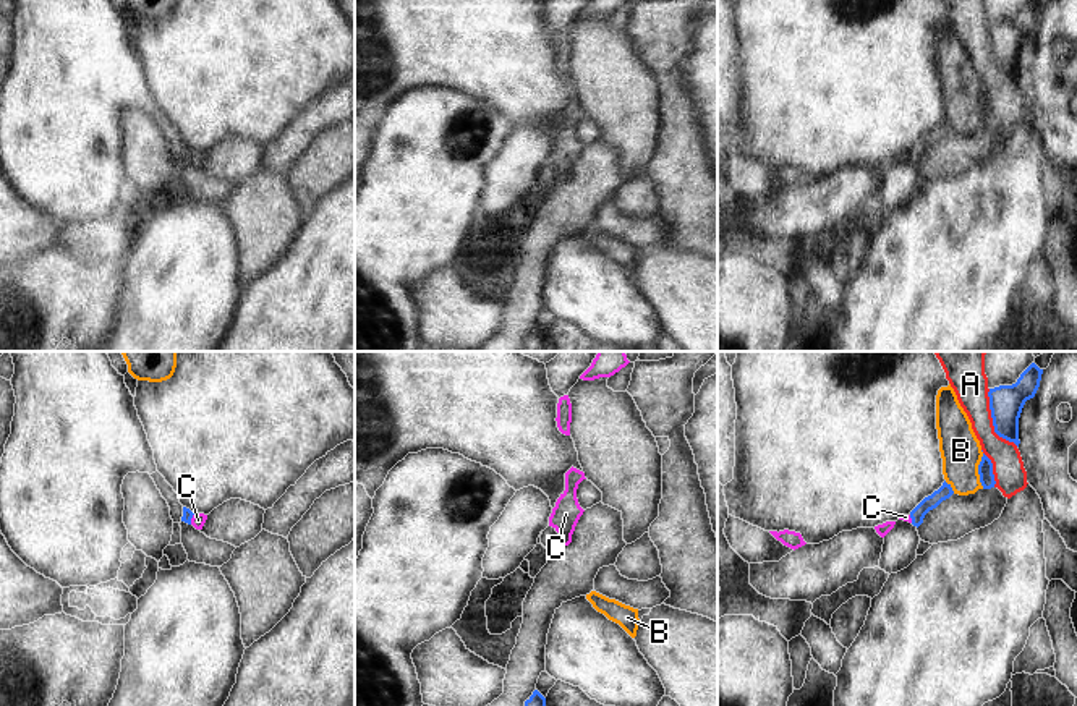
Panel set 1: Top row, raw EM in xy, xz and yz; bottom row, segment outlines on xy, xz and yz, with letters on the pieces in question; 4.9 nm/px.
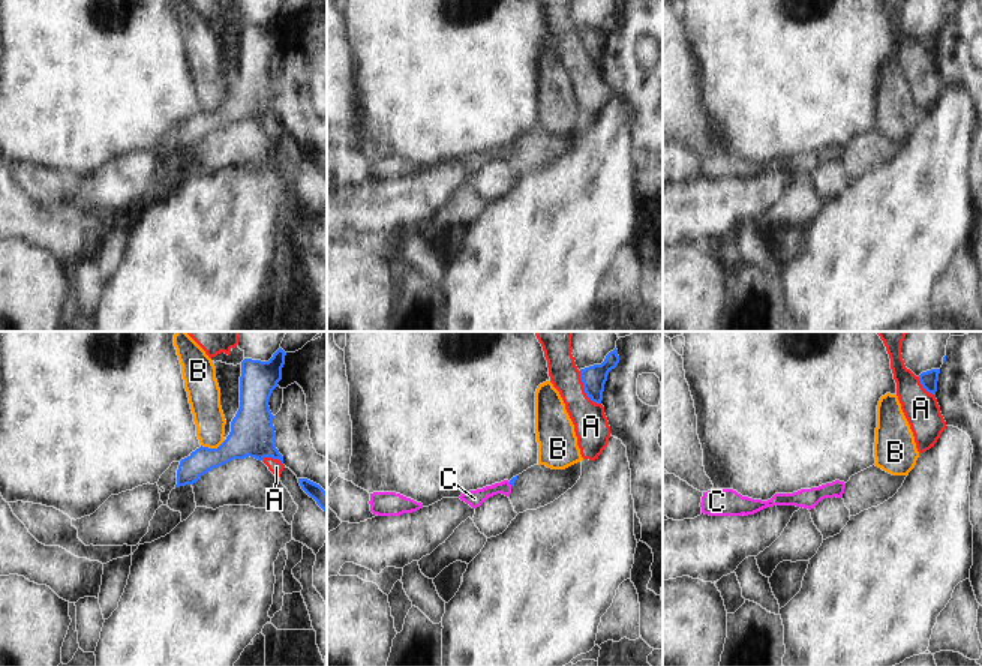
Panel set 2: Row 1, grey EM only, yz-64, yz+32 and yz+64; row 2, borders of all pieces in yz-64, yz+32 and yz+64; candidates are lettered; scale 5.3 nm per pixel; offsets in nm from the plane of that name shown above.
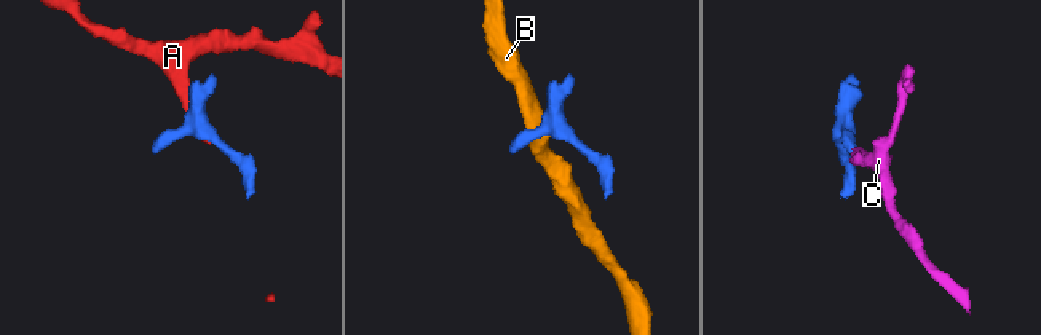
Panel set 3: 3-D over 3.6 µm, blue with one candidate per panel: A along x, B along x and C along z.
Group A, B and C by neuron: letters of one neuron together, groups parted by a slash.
A / B / C

